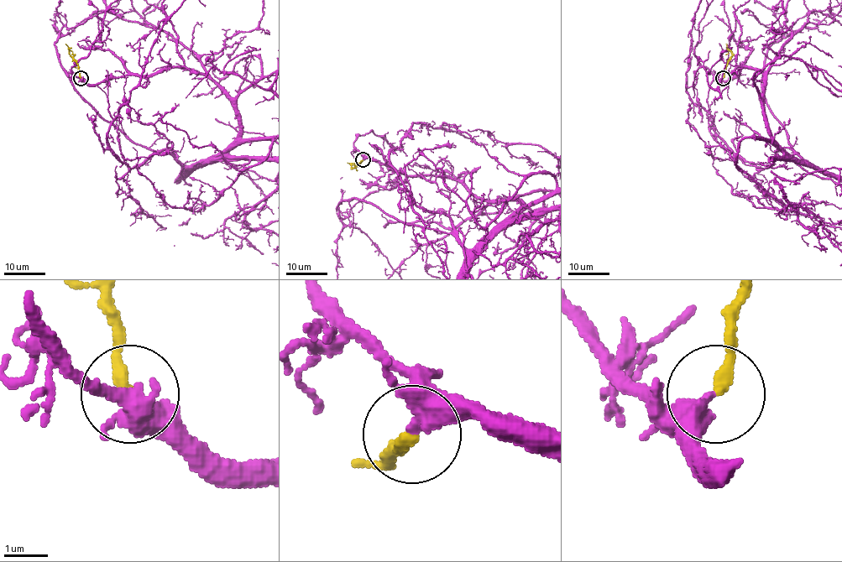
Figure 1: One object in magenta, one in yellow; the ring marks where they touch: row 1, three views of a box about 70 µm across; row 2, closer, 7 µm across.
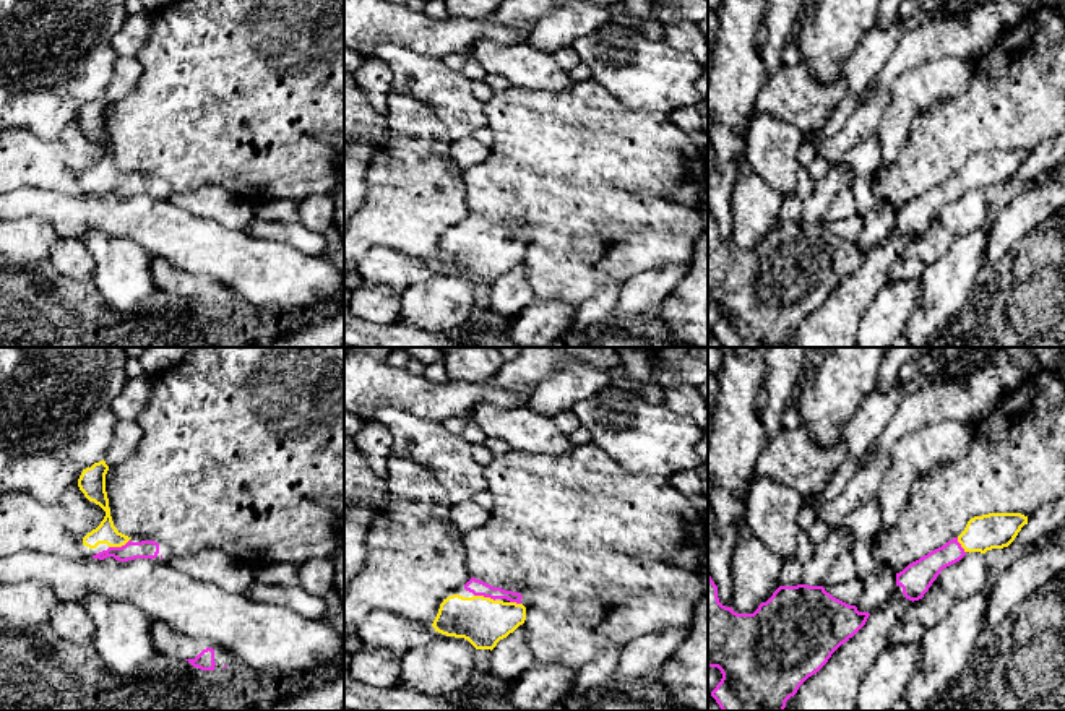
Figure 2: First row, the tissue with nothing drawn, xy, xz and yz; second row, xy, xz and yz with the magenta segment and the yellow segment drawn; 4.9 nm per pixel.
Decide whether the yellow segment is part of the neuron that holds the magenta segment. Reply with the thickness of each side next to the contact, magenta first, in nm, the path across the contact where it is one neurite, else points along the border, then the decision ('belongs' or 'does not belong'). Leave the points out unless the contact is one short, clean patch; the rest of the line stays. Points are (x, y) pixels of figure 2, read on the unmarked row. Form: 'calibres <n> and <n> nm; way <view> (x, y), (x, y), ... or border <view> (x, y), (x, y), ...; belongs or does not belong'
calibres 100 and 110 nm; way xy (146, 185), (119, 184), (106, 169); belongs

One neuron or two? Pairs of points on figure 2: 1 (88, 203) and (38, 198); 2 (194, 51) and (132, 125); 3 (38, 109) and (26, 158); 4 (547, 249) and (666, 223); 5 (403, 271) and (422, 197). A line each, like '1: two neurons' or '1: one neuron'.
1: one neuron
2: one neuron
3: two neurons
4: one neuron
5: two neurons

